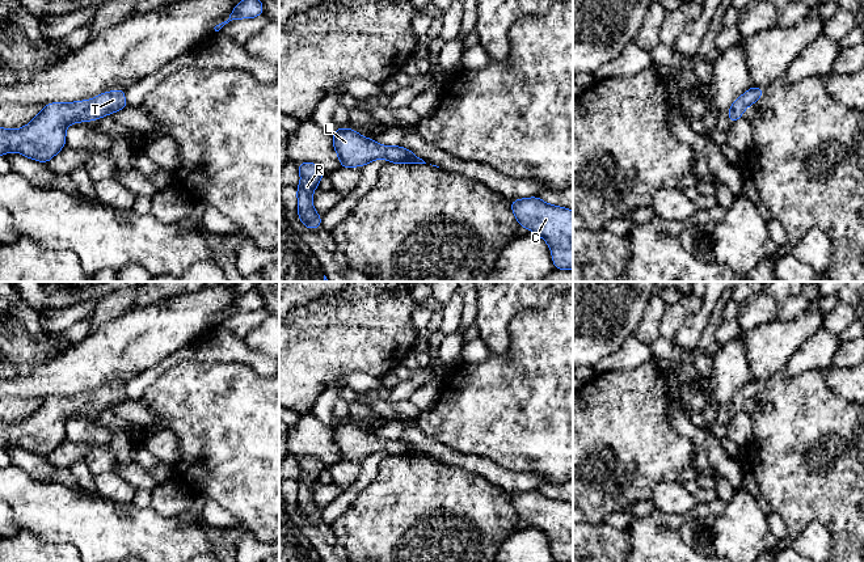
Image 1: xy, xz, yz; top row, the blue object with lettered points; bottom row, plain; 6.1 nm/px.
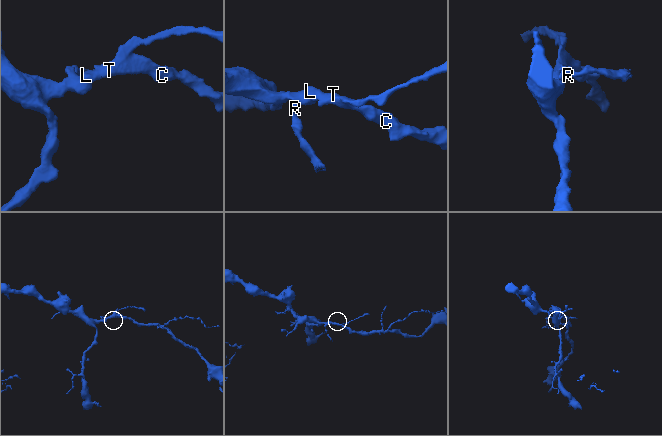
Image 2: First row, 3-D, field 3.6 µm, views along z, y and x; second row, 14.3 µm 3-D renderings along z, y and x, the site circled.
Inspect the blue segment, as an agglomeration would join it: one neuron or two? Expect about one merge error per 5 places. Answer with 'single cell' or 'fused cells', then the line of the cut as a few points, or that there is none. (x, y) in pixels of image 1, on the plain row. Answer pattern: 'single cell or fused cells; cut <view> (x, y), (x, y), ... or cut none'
single cell; cut none

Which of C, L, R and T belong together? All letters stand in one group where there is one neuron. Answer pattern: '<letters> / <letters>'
C L R T

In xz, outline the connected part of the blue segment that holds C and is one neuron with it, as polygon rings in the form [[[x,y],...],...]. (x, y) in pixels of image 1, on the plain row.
[[[538,490],[510,495],[519,520],[547,534],[555,562],[573,562],[573,504],[548,498]]]

